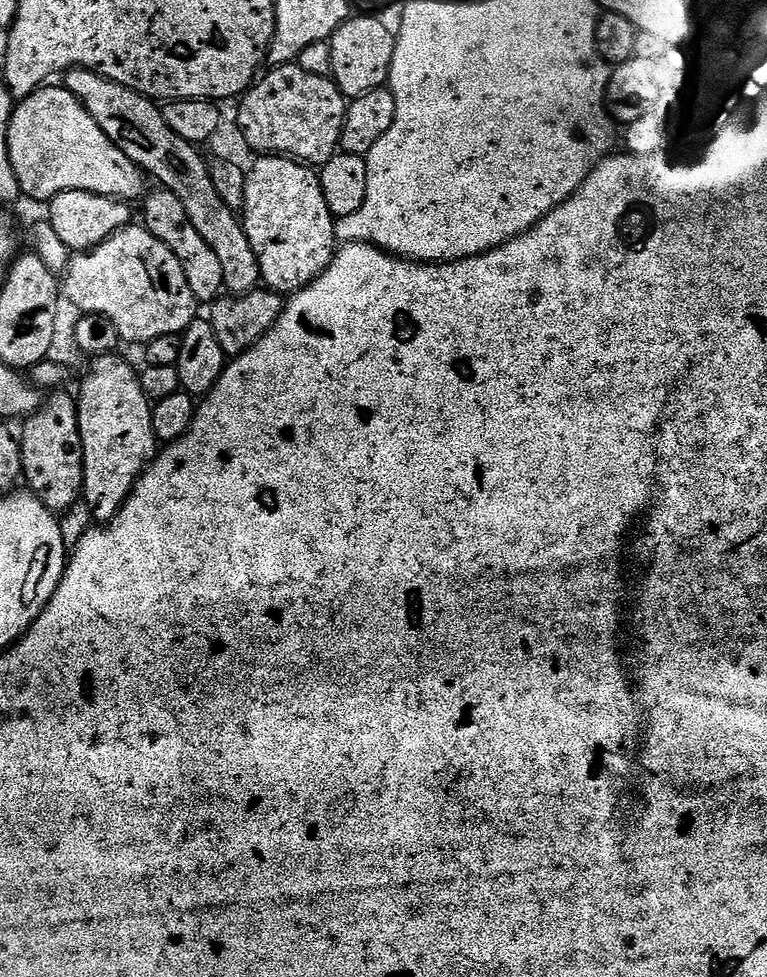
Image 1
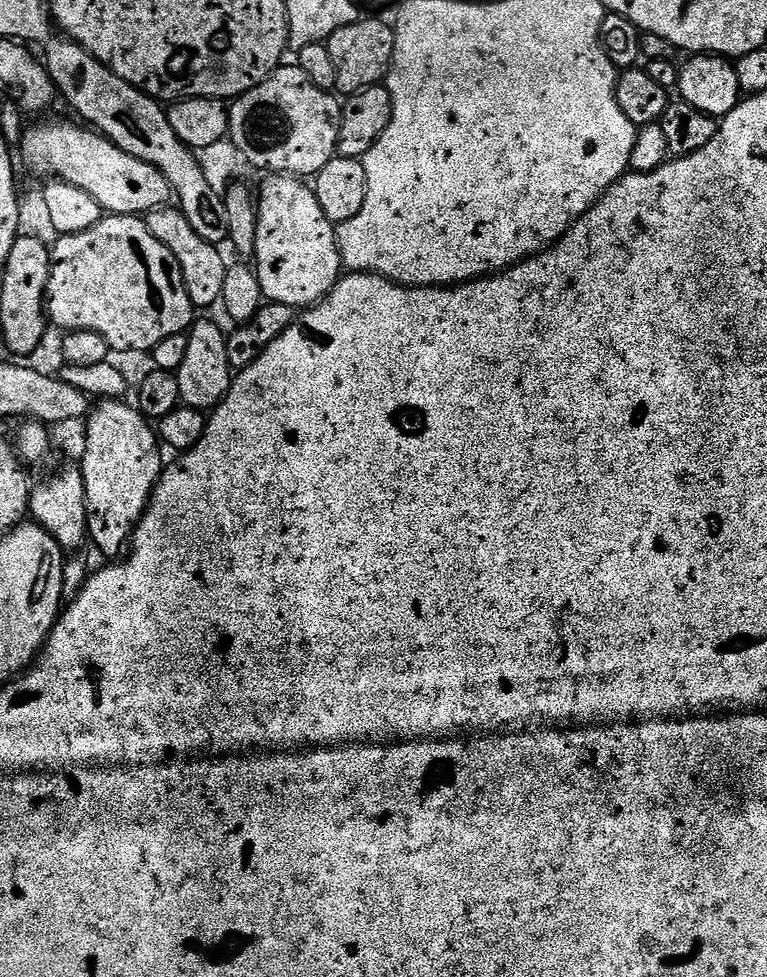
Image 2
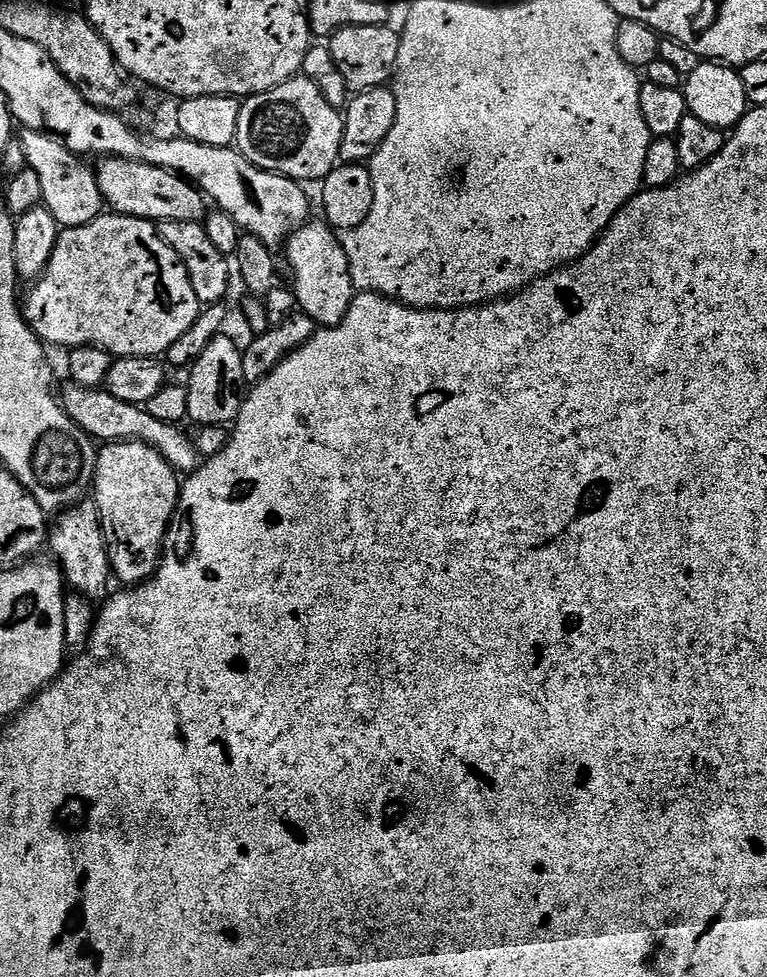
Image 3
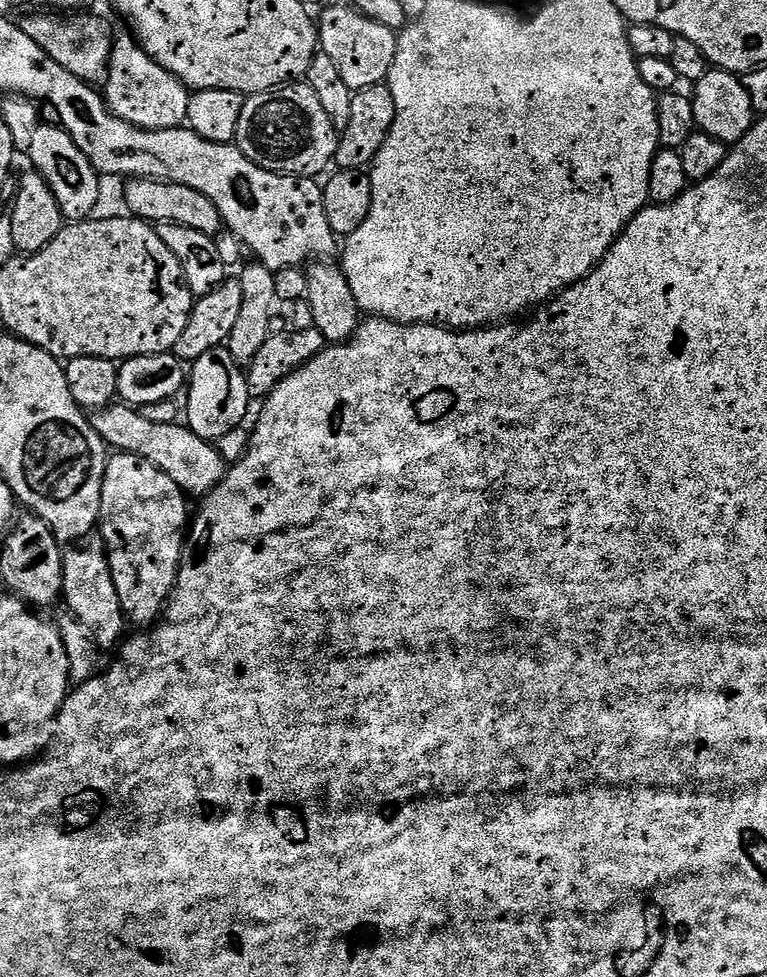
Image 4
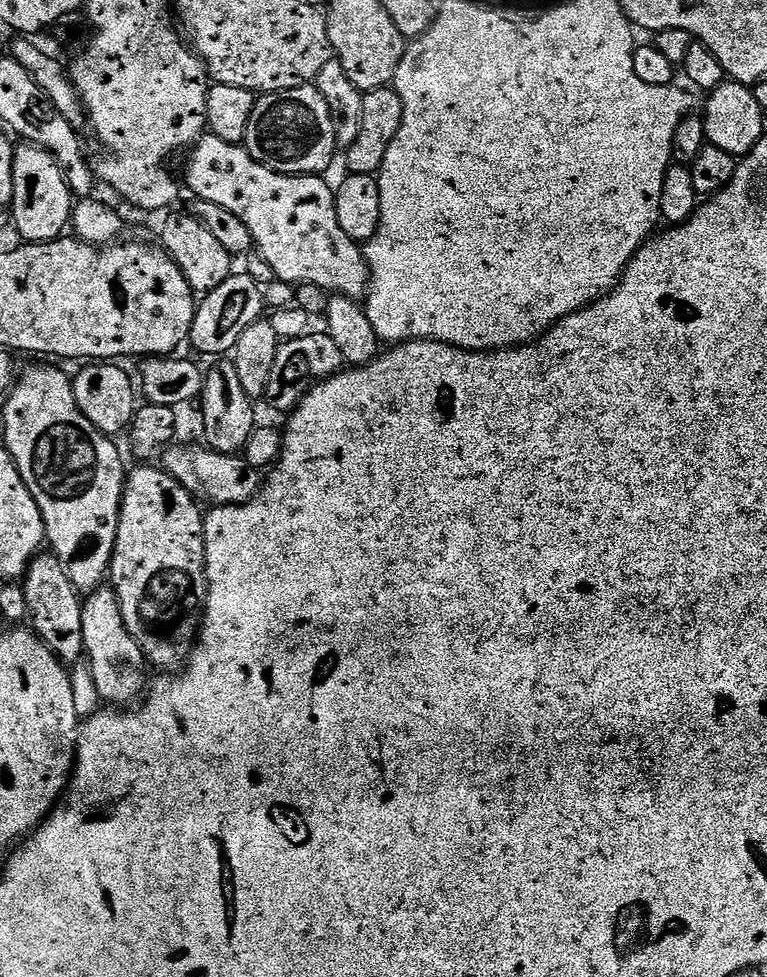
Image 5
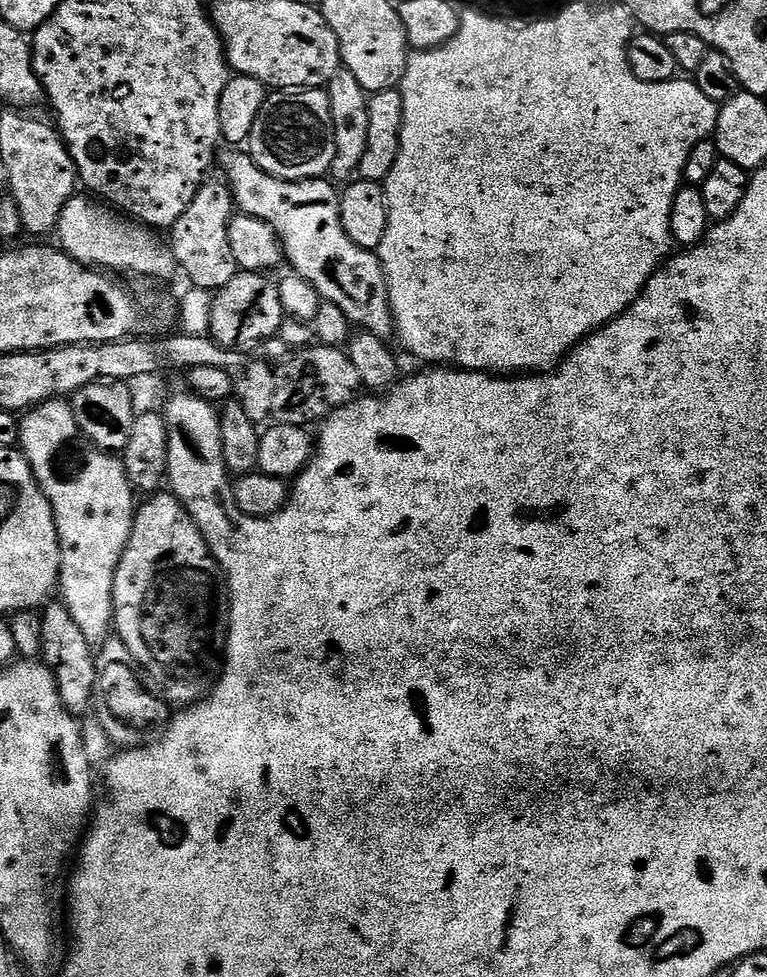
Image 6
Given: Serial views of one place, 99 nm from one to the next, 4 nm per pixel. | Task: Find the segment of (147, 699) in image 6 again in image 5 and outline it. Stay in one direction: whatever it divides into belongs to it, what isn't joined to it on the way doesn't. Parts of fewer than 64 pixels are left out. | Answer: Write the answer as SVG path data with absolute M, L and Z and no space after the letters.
M111 586L97 587L83 597L82 605L82 638L86 663L92 672L101 701L108 706L135 705L145 695L150 680L149 669L138 642L134 642L130 630L126 630L116 591Z

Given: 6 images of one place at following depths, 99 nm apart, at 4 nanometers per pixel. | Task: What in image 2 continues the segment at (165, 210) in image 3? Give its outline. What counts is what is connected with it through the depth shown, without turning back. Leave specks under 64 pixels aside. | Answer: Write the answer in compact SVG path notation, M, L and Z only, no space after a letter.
M52 120L49 124L34 125L20 140L25 166L36 176L52 176L48 178L64 180L78 186L78 190L86 190L108 214L140 216L165 207L171 201L168 199L173 199L170 182L166 182L157 168L126 154L99 132L76 124Z

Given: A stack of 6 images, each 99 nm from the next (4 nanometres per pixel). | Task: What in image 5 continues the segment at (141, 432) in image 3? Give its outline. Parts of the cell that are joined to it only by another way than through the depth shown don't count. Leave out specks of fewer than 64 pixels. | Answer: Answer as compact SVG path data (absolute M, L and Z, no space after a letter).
M172 446L163 453L162 467L177 482L192 493L197 501L209 500L209 505L223 506L226 504L246 504L260 493L262 472L252 468L236 454L214 452L207 446L201 448L176 448Z

